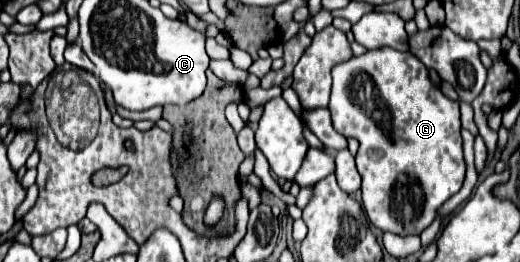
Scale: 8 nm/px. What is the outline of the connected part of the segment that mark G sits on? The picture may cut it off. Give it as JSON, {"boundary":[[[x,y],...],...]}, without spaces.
{"boundary":[[[393,48],[369,50],[333,68],[329,112],[333,126],[347,138],[359,140],[357,170],[363,178],[363,208],[375,228],[397,236],[419,236],[437,216],[437,210],[461,190],[465,160],[461,148],[459,102],[447,98],[429,80],[429,72],[411,52]]]}

